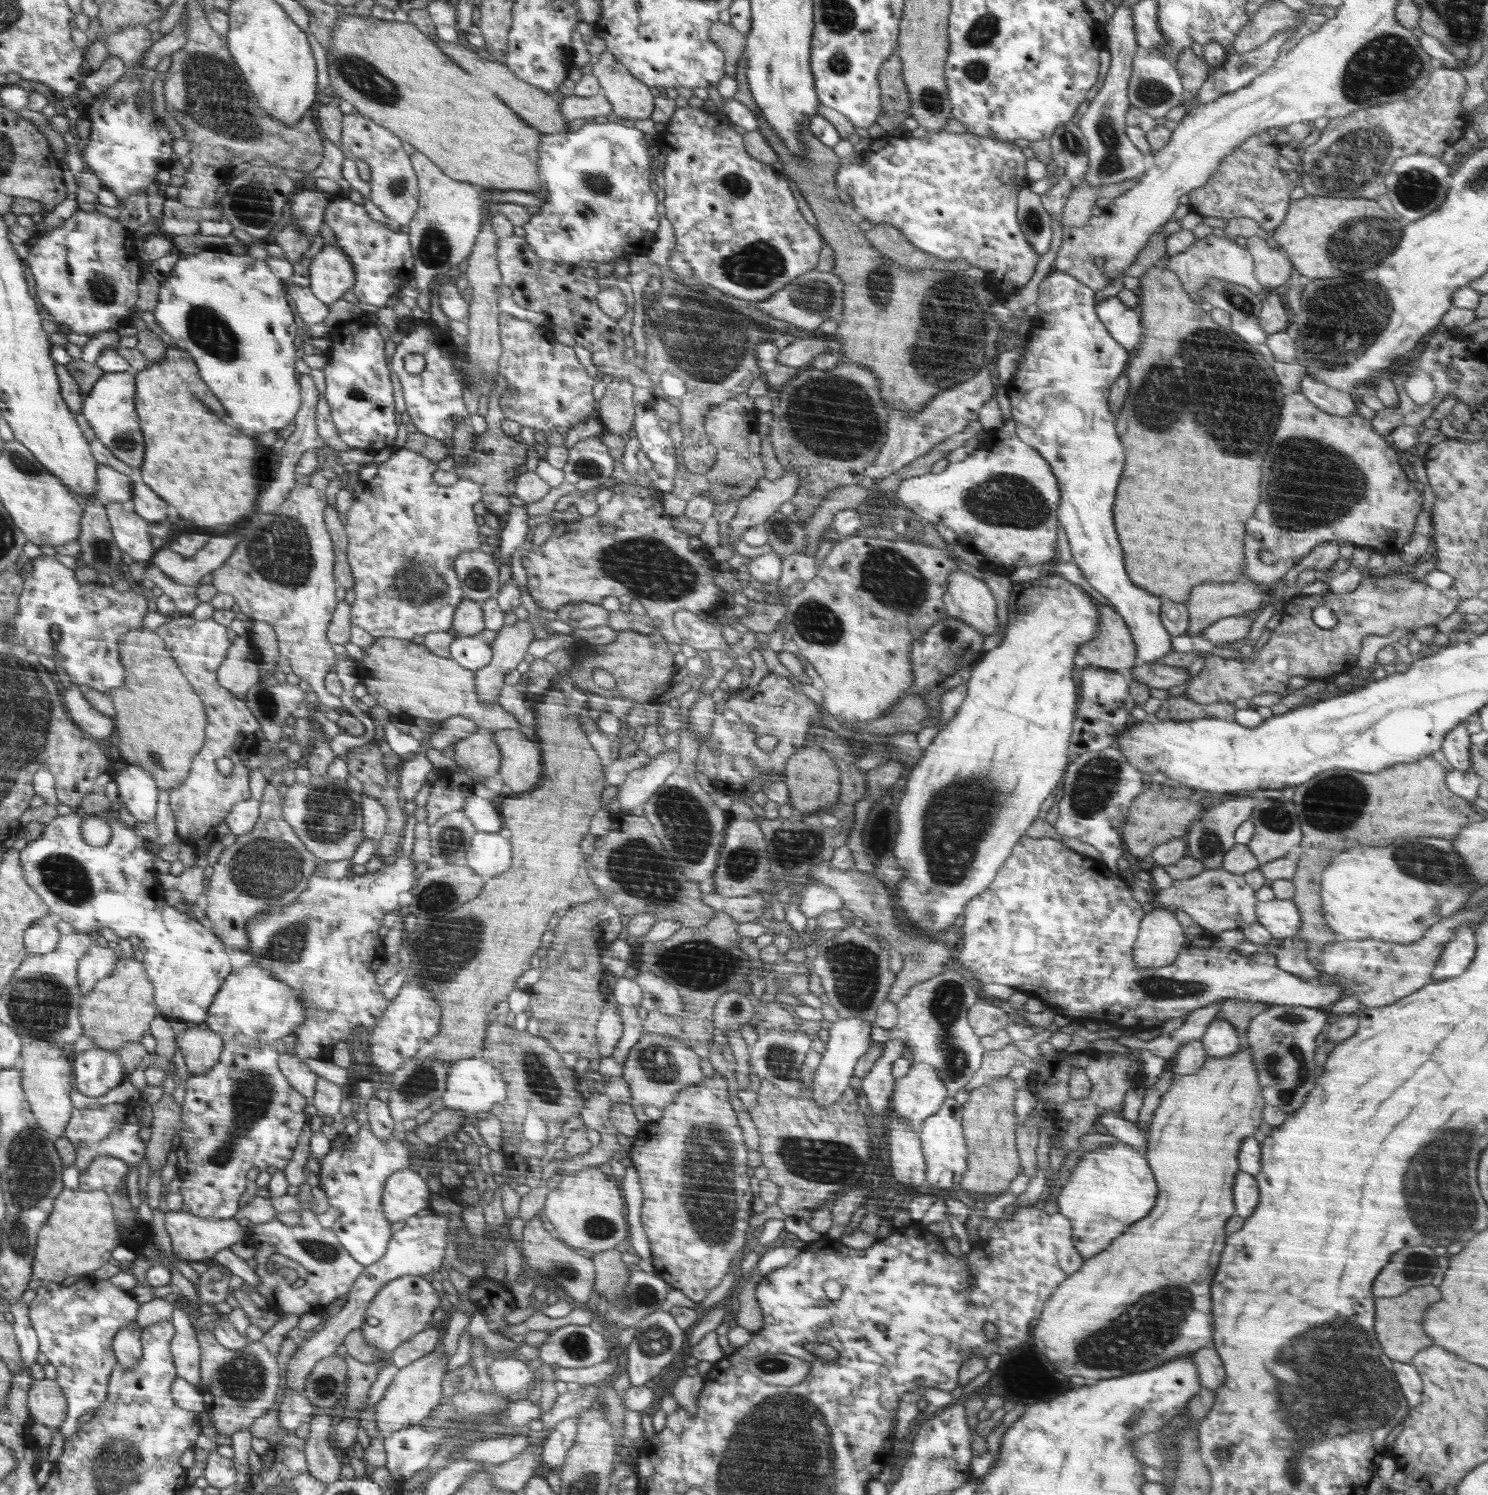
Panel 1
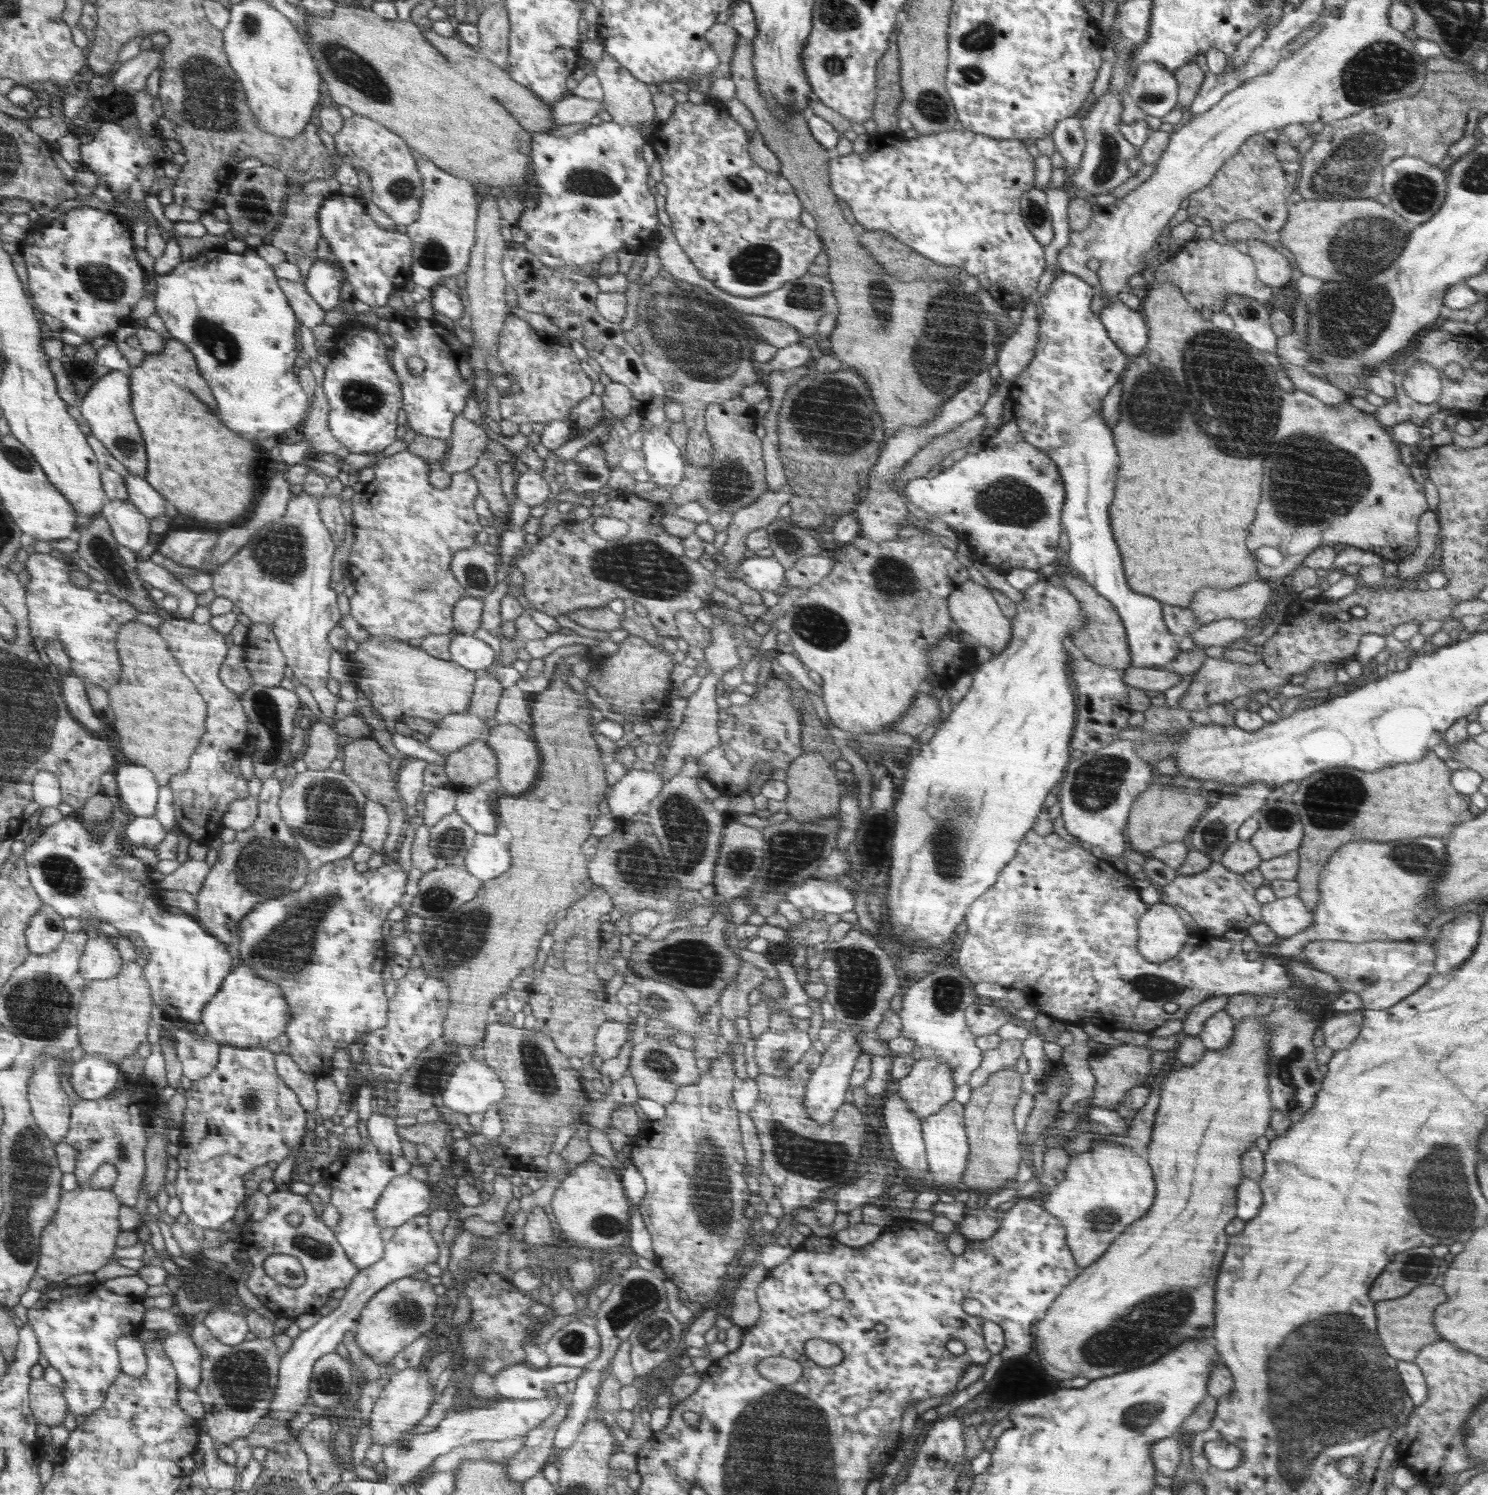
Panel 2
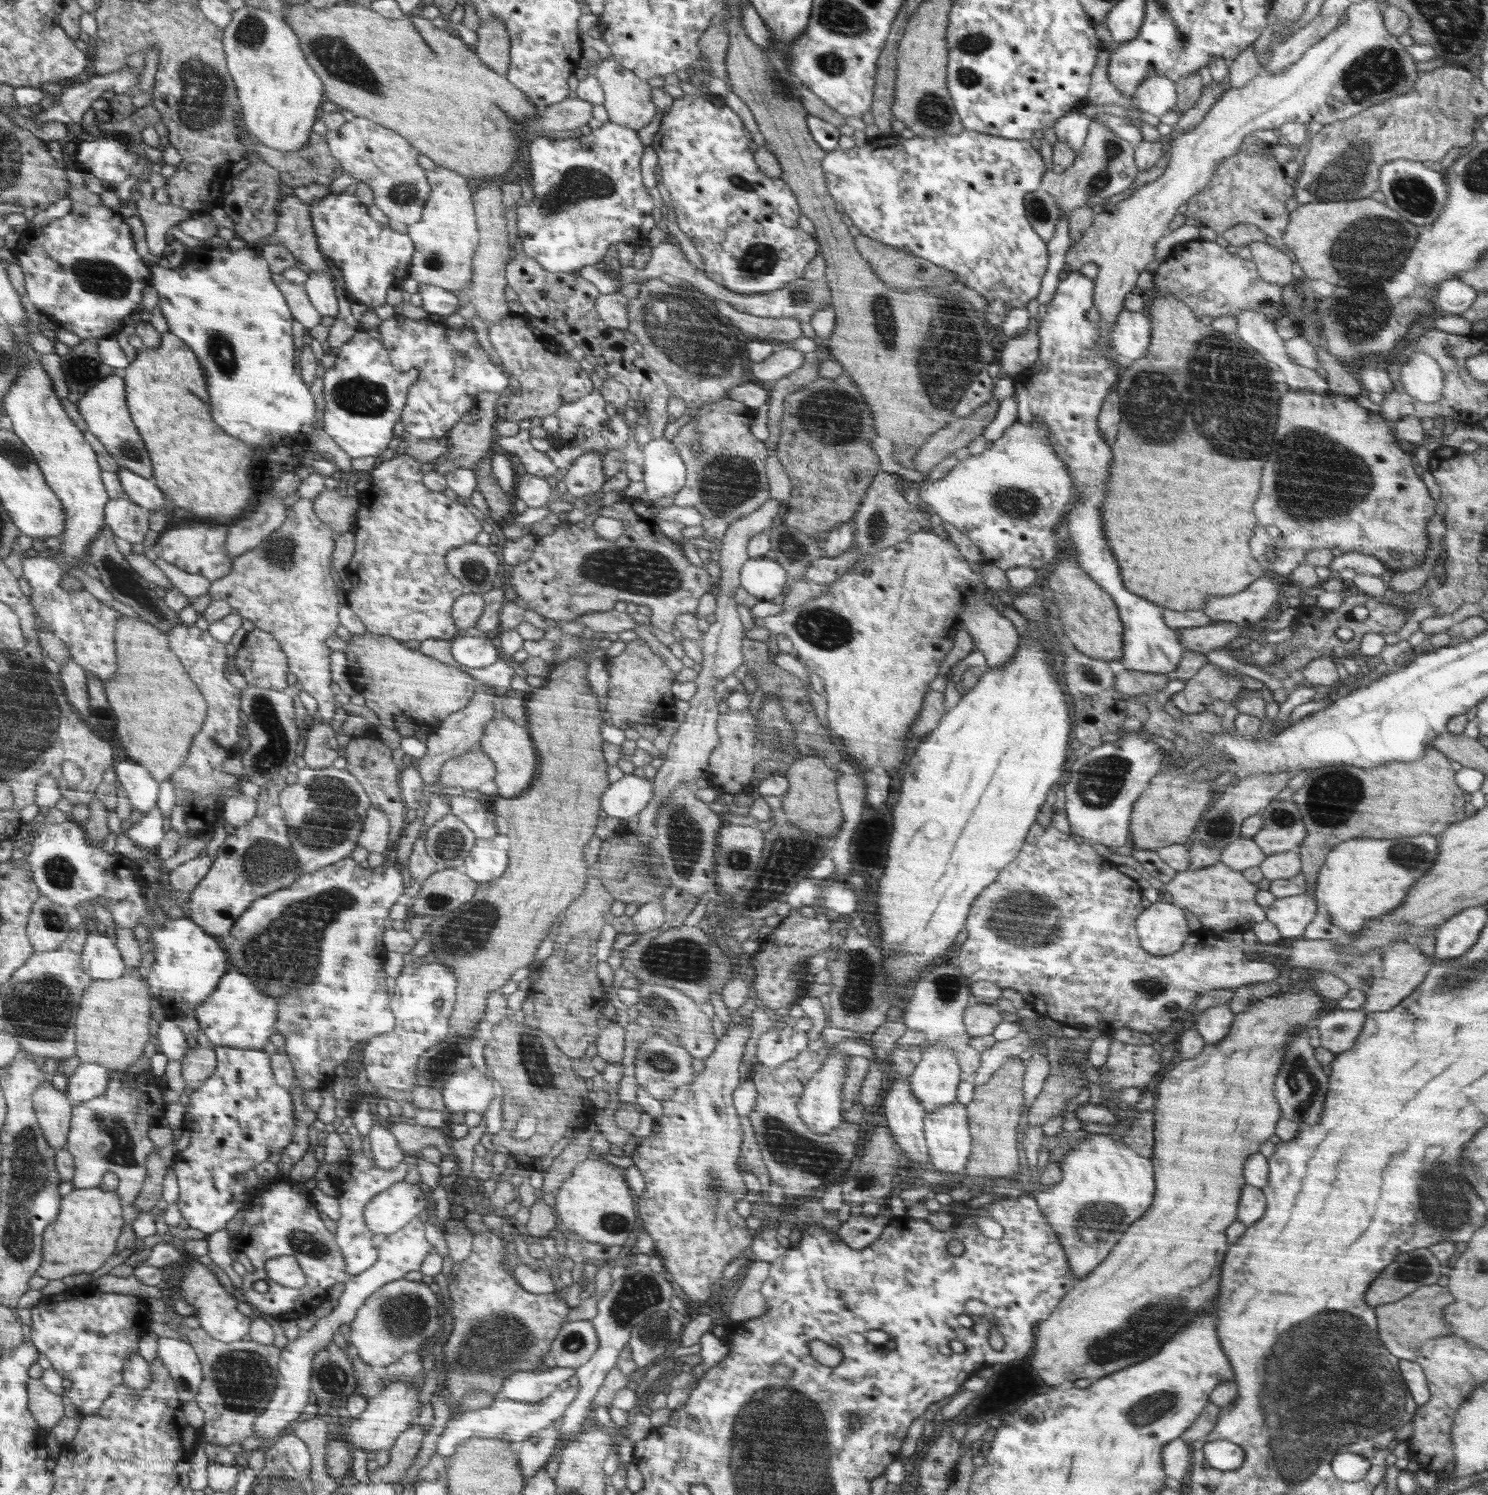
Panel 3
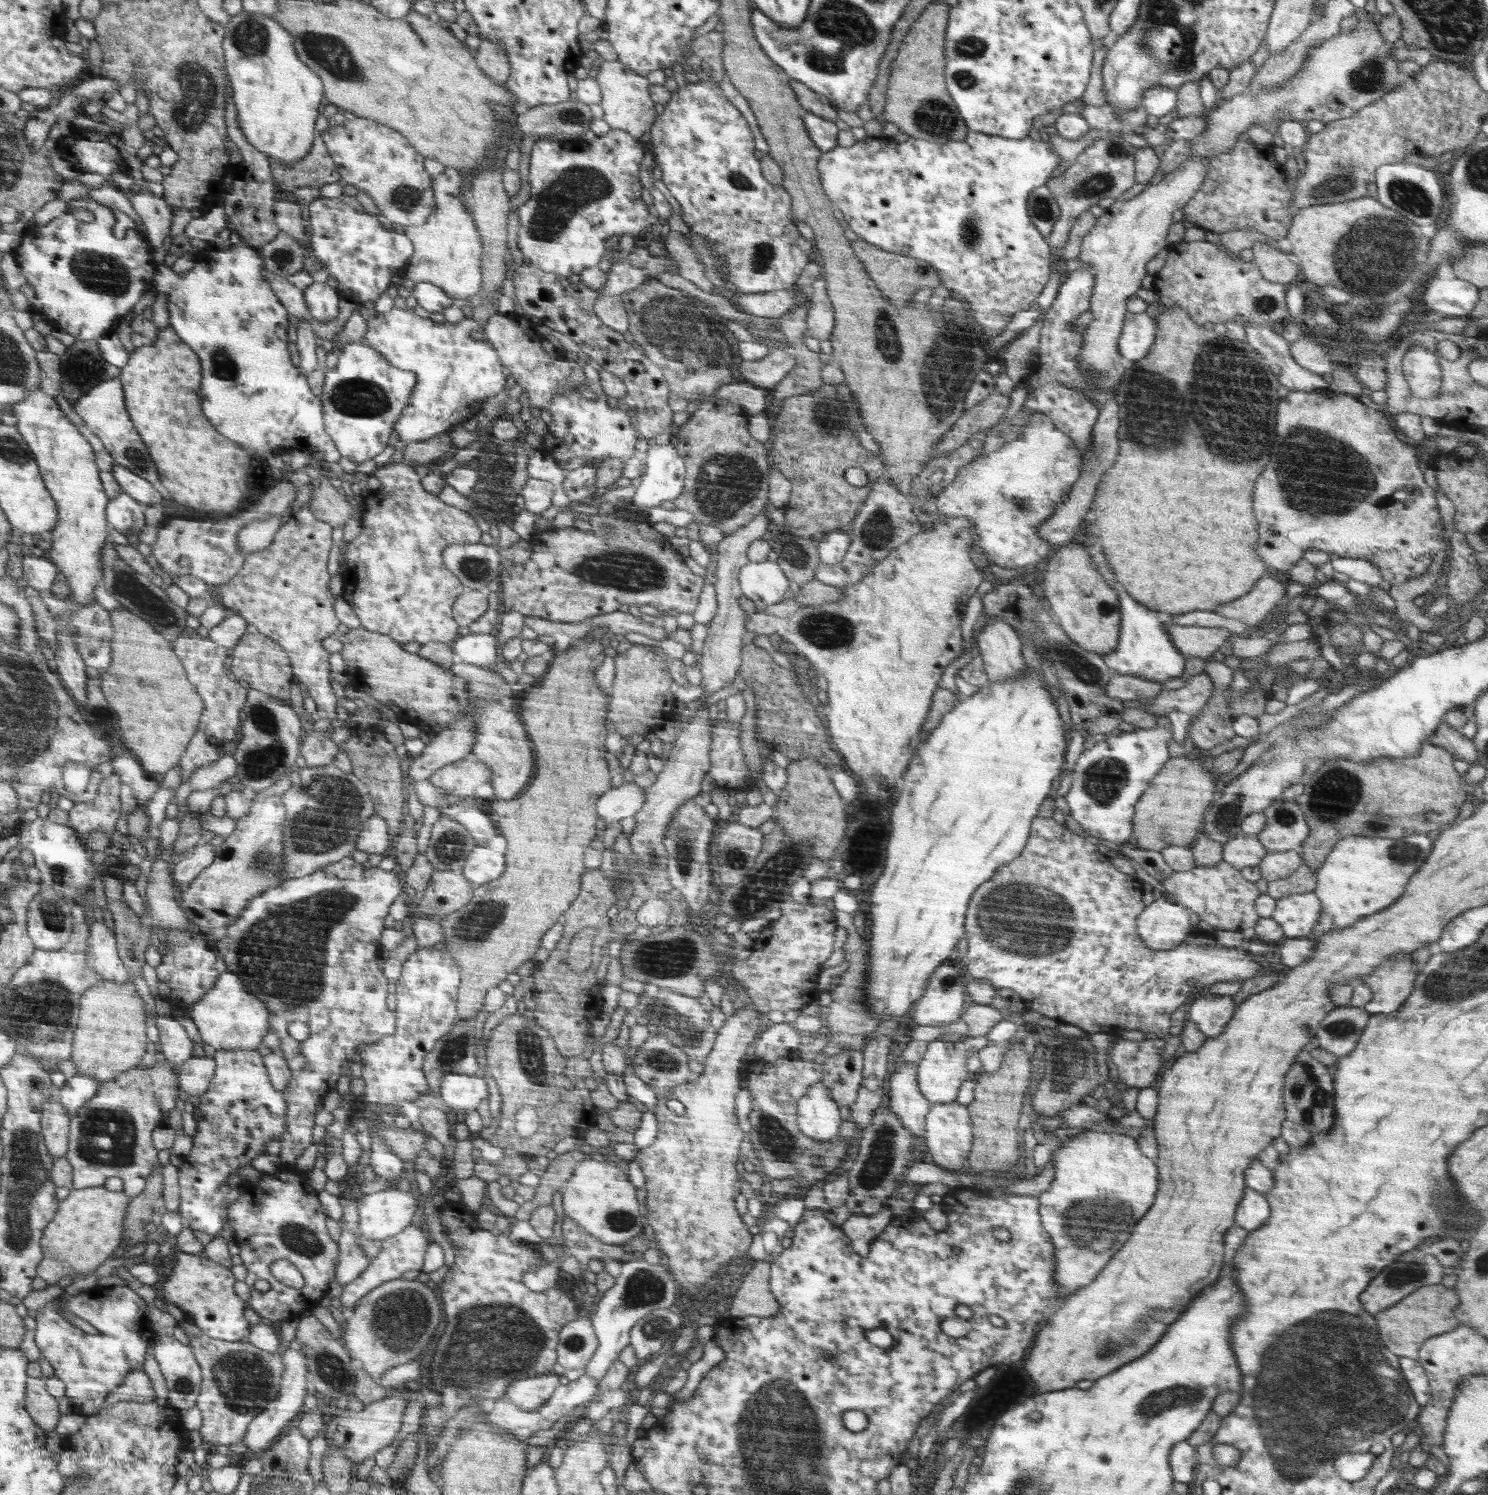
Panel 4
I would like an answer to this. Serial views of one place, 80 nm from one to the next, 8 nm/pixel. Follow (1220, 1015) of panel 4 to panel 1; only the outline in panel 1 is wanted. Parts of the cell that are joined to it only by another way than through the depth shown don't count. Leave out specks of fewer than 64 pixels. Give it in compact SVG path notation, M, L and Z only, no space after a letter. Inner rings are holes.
M1214 1020L1208 1025L1208 1030L1202 1036L1201 1043L1208 1057L1218 1058L1234 1054L1243 1042L1232 1024L1224 1020Z

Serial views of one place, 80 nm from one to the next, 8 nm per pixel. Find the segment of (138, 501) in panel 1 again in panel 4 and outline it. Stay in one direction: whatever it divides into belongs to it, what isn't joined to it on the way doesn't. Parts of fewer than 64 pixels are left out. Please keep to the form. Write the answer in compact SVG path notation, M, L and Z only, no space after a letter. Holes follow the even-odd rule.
M116 463L113 473L118 482L123 486L124 492L131 494L136 500L145 505L155 505L164 502L164 496L156 486L146 477L140 476L123 464Z

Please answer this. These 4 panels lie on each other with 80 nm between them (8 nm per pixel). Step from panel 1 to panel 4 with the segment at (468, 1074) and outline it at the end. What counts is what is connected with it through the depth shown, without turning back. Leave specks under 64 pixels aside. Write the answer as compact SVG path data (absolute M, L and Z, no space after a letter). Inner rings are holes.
M452 1073L442 1077L439 1094L454 1110L474 1111L478 1102L488 1096L488 1088L478 1074Z

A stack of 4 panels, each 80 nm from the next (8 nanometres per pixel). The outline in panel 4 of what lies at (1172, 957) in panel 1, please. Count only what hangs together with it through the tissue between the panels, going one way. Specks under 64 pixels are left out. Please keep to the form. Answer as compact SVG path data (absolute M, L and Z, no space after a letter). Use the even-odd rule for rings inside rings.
M1163 896L1145 906L1136 919L1138 934L1147 947L1173 949L1192 932L1189 913L1186 907Z

